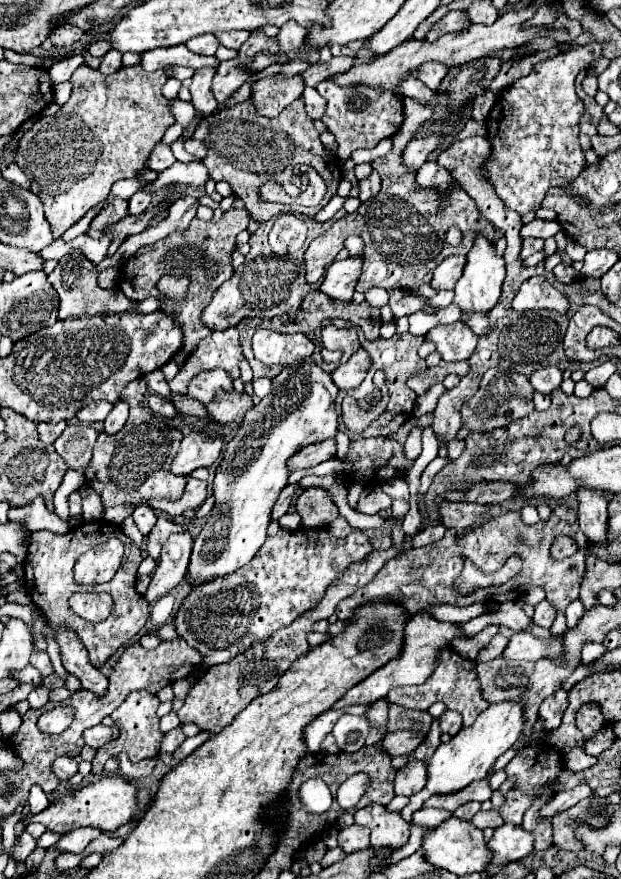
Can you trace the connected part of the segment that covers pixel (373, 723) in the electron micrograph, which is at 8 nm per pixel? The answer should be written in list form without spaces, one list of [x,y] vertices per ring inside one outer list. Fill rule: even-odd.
[[[380,698],[374,704],[370,704],[370,708],[364,712],[364,716],[368,718],[370,724],[370,732],[366,738],[366,746],[378,744],[378,740],[382,738],[382,734],[386,734],[386,722],[388,722],[388,700]]]

